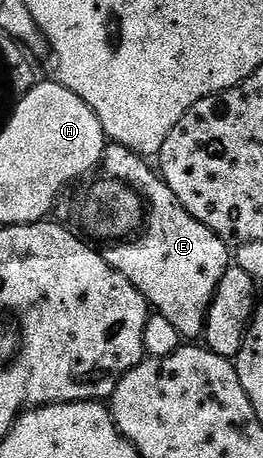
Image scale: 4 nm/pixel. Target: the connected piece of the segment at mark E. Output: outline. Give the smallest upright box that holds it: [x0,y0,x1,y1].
[101,144,232,339]

